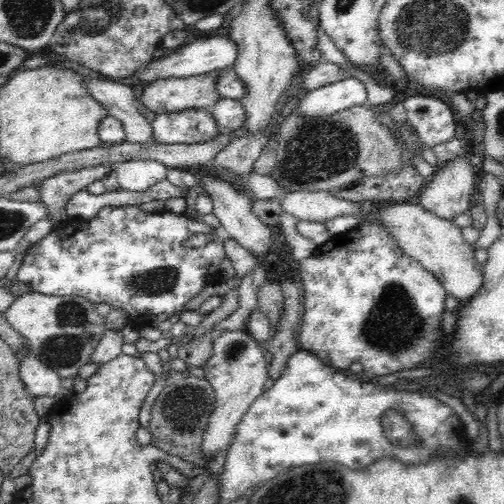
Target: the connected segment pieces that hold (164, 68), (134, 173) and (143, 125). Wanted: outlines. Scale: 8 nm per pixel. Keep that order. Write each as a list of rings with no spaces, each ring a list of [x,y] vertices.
[[[215,35],[214,37],[191,39],[186,45],[178,47],[158,59],[152,58],[152,62],[148,62],[144,68],[138,68],[132,76],[128,77],[131,77],[134,83],[148,82],[148,84],[166,77],[186,78],[231,68],[236,56],[238,56],[238,46],[228,37]]]
[[[128,160],[114,164],[120,188],[130,192],[144,192],[167,179],[167,169],[157,160]]]
[[[84,76],[90,95],[108,111],[108,115],[117,118],[125,128],[125,140],[131,143],[154,143],[152,125],[138,104],[139,98],[134,88],[115,81]]]

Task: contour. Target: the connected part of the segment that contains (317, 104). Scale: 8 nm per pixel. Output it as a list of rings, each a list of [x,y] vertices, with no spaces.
[[[344,78],[328,86],[300,94],[295,108],[304,117],[321,117],[360,107],[366,102],[367,90],[358,79]]]

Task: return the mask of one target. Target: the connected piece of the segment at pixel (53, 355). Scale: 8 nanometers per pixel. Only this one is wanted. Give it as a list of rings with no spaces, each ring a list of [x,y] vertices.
[[[30,291],[17,296],[16,300],[3,312],[8,324],[27,340],[28,350],[48,368],[55,370],[60,379],[76,377],[80,368],[90,362],[94,348],[98,346],[104,336],[106,325],[105,318],[95,309],[95,304],[83,296],[48,296]]]

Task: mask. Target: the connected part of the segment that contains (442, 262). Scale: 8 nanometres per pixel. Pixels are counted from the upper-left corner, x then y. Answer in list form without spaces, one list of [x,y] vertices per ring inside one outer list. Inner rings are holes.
[[[416,201],[400,203],[368,203],[366,216],[362,222],[382,225],[400,245],[404,253],[416,259],[424,269],[432,272],[436,279],[442,283],[448,295],[460,300],[463,304],[470,302],[480,286],[482,286],[483,264],[474,257],[474,246],[466,242],[462,236],[461,228],[453,220],[446,220],[426,211]],[[372,213],[372,218],[367,215]]]

